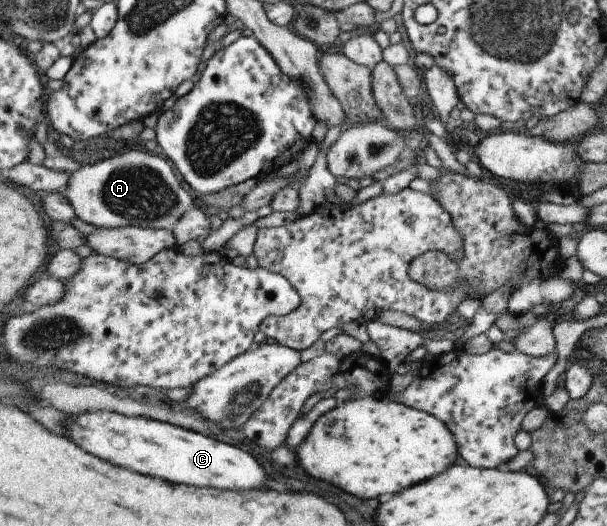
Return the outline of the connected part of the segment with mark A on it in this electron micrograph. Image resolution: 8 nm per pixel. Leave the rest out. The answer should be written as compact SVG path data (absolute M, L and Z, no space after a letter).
M131 149L98 161L92 165L85 165L68 174L64 189L64 198L70 203L77 218L97 228L141 227L150 229L170 230L179 217L183 217L195 207L196 199L181 187L173 169L167 165L163 156L143 153L139 149Z

